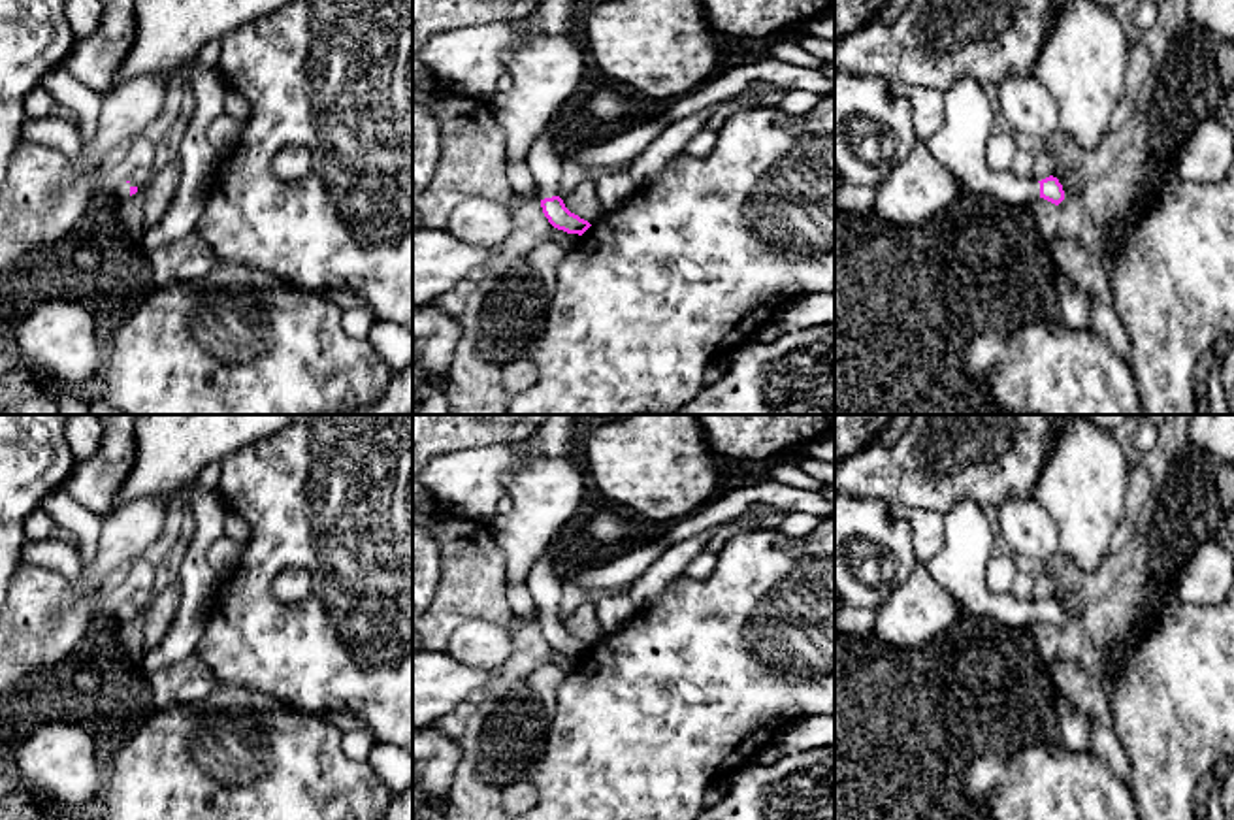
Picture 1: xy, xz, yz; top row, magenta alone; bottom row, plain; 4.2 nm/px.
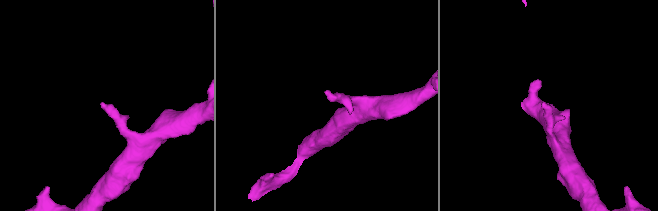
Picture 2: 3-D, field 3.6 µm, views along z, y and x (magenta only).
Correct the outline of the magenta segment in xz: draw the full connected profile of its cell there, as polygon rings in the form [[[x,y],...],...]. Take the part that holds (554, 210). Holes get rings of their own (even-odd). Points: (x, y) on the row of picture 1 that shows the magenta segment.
[[[548,126],[535,138],[526,160],[539,185],[539,200],[548,222],[567,234],[582,236],[592,224],[571,213],[558,196],[563,158],[556,153]]]

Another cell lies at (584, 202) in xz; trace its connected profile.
[[[595,179],[582,181],[571,194],[563,198],[565,207],[580,219],[593,224],[605,215],[597,196]]]

